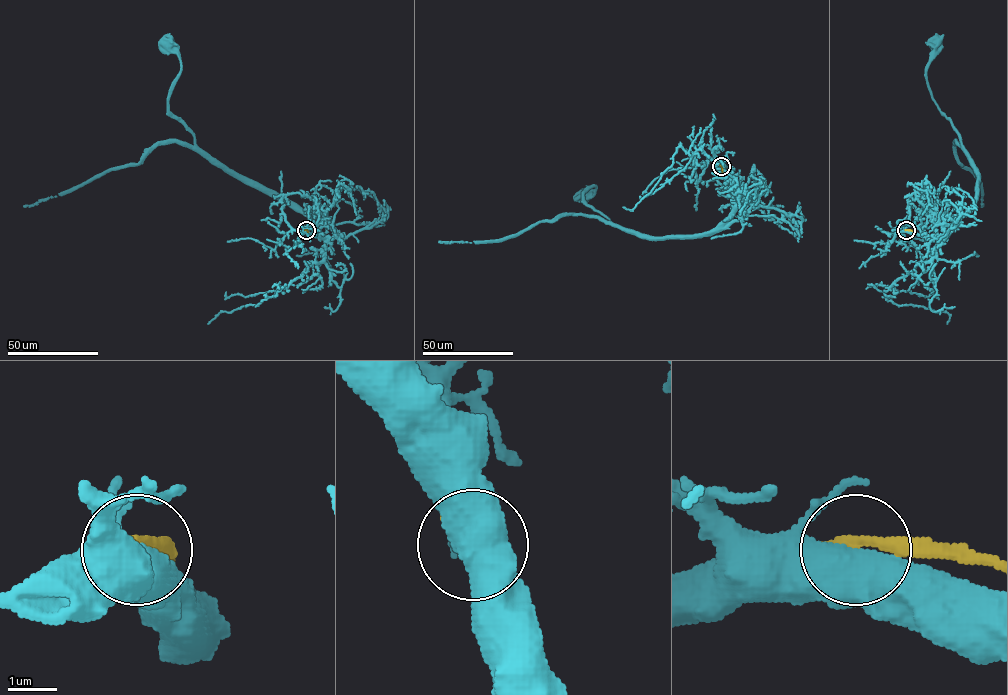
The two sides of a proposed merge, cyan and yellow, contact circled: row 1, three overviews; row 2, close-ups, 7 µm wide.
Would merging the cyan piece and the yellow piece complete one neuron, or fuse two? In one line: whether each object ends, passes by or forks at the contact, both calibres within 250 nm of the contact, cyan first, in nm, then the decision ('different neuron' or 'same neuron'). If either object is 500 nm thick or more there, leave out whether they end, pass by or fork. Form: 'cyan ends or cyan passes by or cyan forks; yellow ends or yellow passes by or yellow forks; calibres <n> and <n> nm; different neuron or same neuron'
calibres 750 and 240 nm; different neuron

